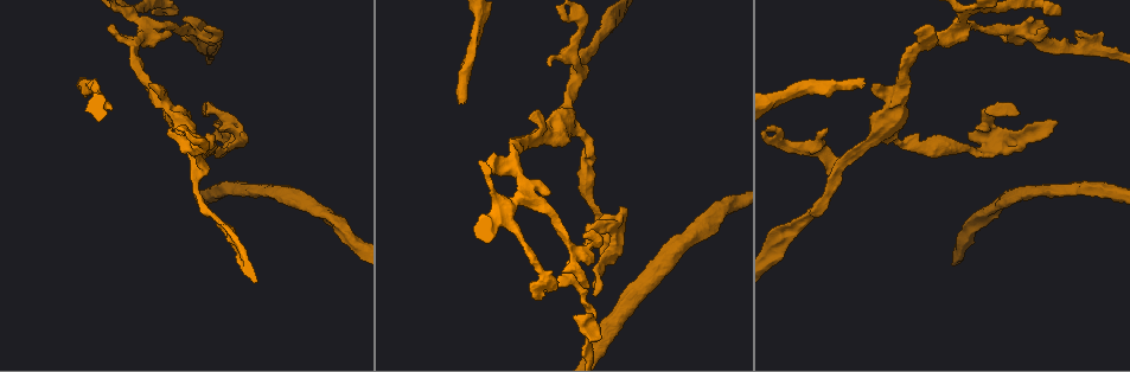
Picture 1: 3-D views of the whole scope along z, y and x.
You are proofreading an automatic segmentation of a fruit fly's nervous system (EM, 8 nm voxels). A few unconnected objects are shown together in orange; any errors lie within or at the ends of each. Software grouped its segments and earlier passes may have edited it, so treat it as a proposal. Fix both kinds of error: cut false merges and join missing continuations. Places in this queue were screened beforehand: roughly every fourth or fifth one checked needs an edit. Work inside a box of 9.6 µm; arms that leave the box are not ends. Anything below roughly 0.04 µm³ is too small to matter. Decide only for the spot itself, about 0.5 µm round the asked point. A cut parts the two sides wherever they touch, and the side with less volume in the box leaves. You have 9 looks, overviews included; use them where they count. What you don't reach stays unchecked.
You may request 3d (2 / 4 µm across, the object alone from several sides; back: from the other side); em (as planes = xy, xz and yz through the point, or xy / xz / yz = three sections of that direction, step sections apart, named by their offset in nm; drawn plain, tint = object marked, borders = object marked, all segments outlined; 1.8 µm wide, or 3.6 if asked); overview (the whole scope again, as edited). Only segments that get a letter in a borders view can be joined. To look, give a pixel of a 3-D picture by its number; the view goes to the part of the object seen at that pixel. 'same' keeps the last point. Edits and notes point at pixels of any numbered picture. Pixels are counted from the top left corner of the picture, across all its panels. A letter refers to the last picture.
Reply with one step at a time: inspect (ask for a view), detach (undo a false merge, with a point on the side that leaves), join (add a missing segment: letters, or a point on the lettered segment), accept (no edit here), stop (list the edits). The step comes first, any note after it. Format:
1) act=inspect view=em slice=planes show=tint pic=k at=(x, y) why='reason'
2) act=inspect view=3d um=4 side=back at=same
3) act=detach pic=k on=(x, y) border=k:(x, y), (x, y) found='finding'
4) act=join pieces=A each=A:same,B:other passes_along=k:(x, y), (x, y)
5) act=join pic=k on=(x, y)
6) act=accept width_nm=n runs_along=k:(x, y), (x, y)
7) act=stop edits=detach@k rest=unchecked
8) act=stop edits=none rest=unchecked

act=inspect view=3d um=4 pic=1 at=(1056, 123) why='free end'

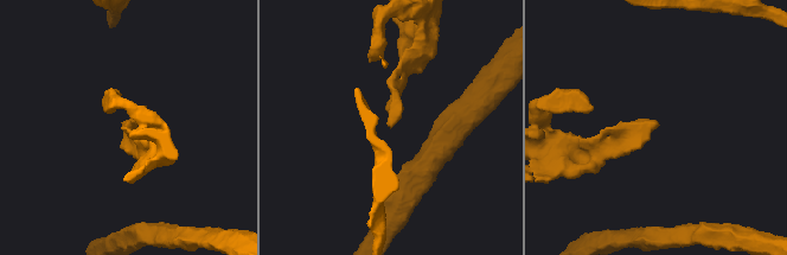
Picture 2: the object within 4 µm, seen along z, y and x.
act=inspect view=em slice=planes show=tint pic=2 at=(659, 125) why='shape alone is not enough'

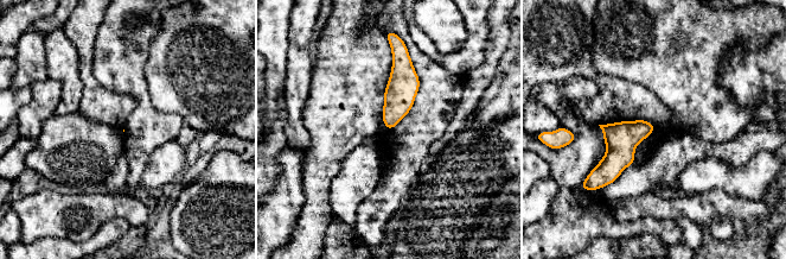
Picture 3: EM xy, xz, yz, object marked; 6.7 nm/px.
act=inspect view=em slice=planes show=borders at=same

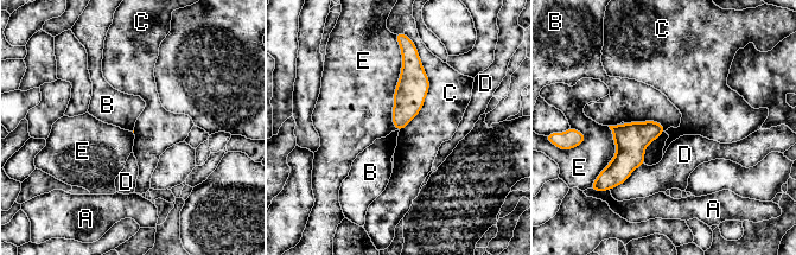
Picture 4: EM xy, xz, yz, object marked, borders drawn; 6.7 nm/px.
act=accept each=A:other,B:other,C:other,D:other,E:other border=4:(625, 123), (657, 121), (664, 131) found='no lettered segment goes on from it'

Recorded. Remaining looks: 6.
act=inspect view=3d um=2 pic=1 at=(584, 237) why='an open end'

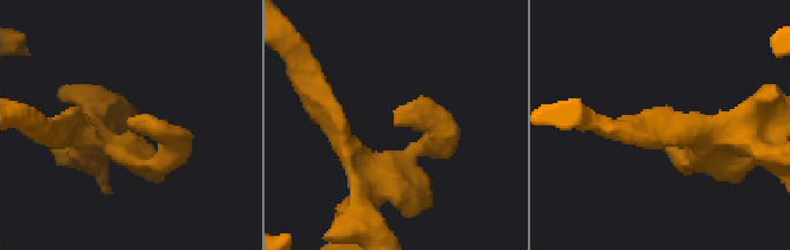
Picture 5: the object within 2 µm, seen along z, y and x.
act=inspect view=em slice=yz step=8 show=tint pic=5 at=(400, 126)

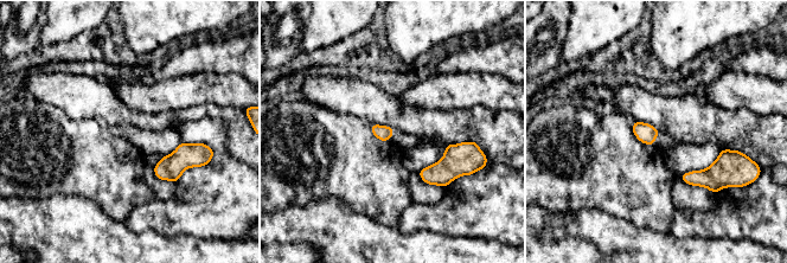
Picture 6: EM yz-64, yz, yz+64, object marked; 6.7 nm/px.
act=inspect view=em slice=xz step=4 show=borders at=same why='another direction'

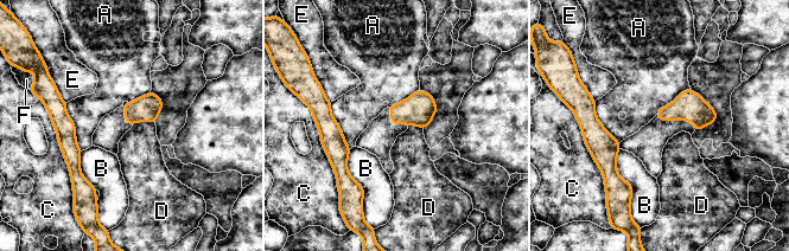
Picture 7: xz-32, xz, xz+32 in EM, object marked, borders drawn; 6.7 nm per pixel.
act=accept each=A:other,B:other,C:other,D:other,E:other,F:other border=7:(154, 123), (135, 122), (133, 124) found='no lettered segment goes on from it'

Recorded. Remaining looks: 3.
act=inspect view=3d um=4 pic=1 at=(510, 207)

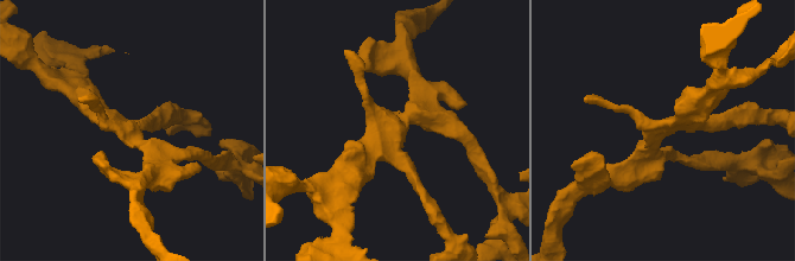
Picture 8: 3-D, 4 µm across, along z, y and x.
act=inspect view=em slice=planes show=tint pic=8 at=(398, 125) arms=4 why='shape alone is not enough'

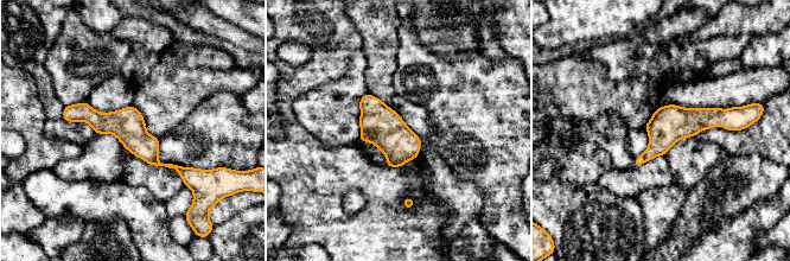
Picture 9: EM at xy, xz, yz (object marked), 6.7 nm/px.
act=inspect view=em slice=planes show=borders at=same

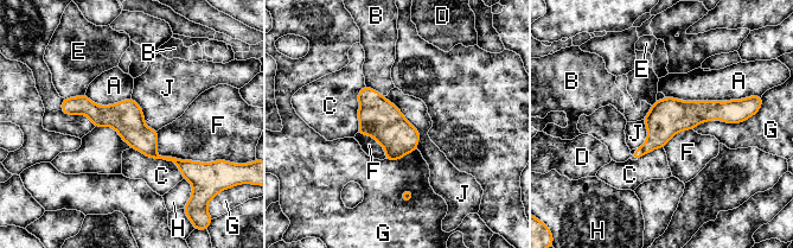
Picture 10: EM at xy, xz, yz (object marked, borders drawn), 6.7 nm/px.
act=accept width_nm=220 each=A:other,B:other,C:other,D:other,E:other,F:other,G:other,H:other,J:other border=10:(384, 97), (419, 132), (417, 148) found='all the same neuron'

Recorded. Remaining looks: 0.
act=stop edits=none rest=unchecked

